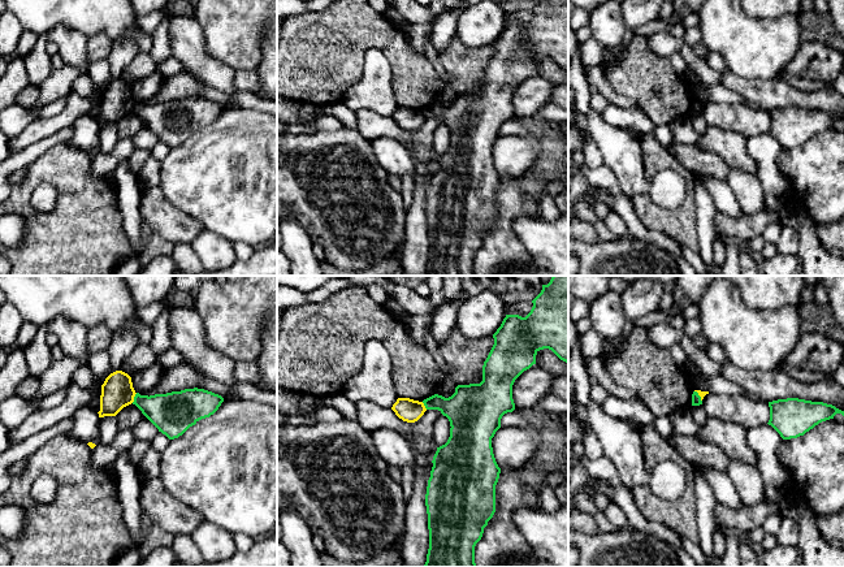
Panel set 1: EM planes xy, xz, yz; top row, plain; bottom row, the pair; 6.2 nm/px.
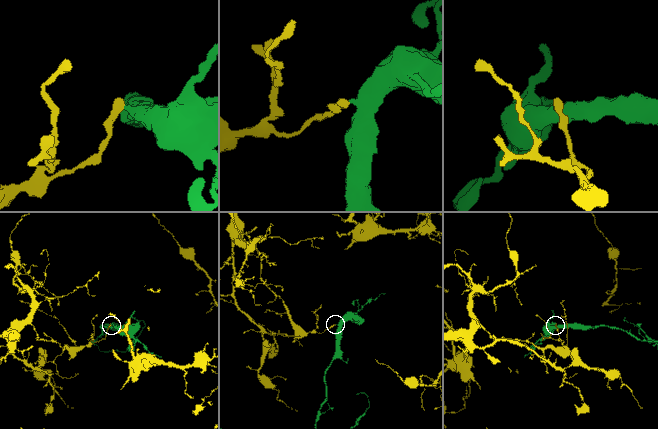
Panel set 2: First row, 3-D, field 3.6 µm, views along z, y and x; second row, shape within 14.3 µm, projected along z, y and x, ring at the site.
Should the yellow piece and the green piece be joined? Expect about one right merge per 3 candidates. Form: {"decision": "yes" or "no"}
{"decision": "no"}

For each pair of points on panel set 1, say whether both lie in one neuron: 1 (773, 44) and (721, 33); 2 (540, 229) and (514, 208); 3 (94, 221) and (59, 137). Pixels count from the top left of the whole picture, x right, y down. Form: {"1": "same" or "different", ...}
{"1": "same", "2": "different", "3": "different"}

